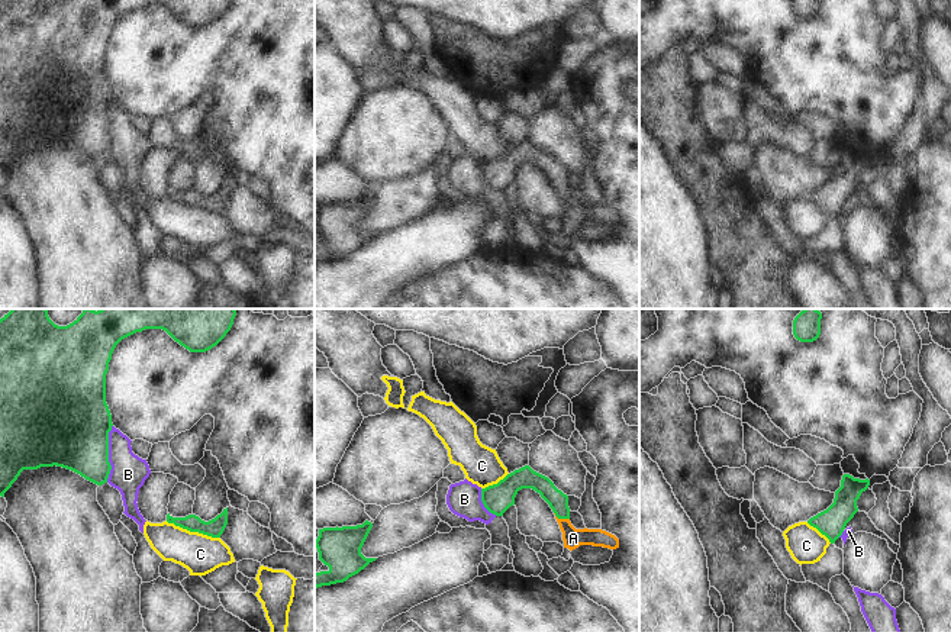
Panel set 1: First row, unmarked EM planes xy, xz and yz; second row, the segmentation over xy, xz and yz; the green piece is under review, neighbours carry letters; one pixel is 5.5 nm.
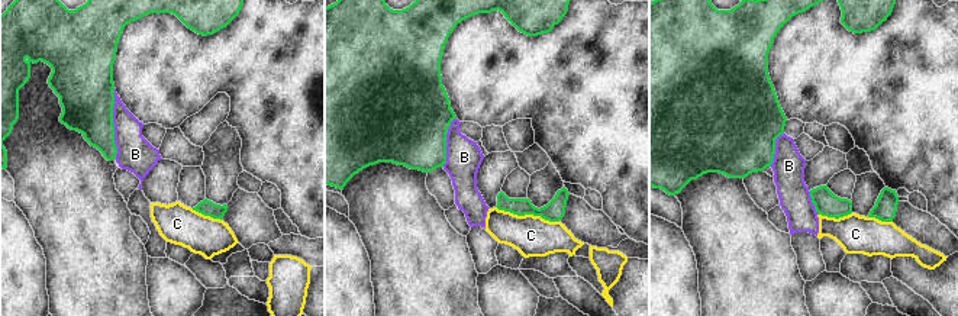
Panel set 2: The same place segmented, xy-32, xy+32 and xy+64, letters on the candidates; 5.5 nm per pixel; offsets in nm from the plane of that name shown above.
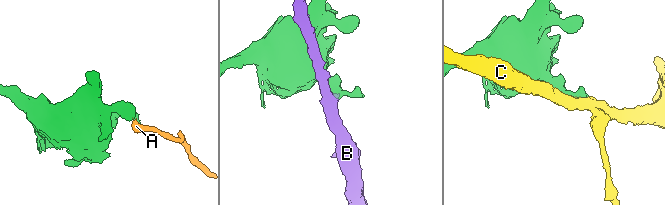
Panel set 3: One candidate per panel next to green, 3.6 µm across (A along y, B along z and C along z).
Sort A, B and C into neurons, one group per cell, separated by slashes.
A / B / C

